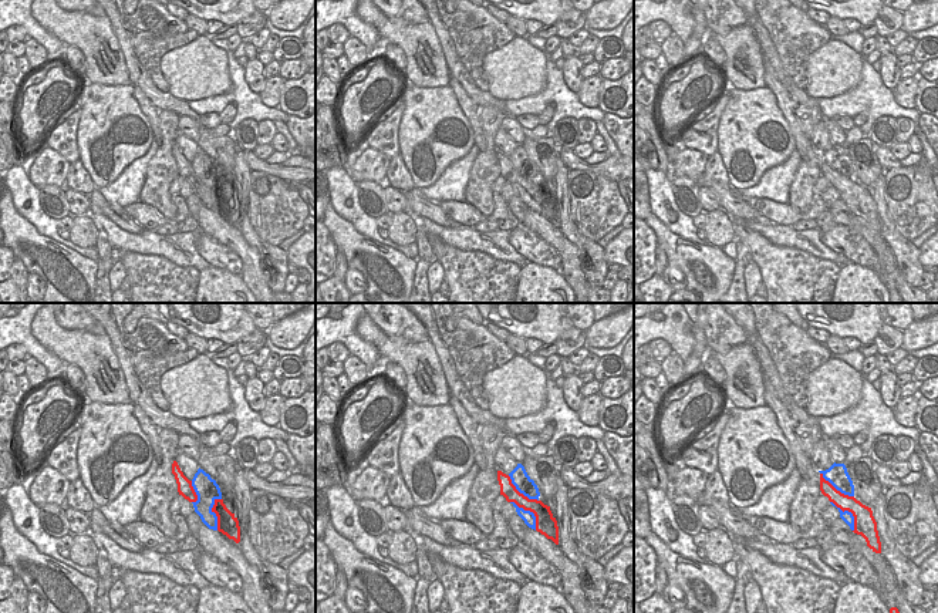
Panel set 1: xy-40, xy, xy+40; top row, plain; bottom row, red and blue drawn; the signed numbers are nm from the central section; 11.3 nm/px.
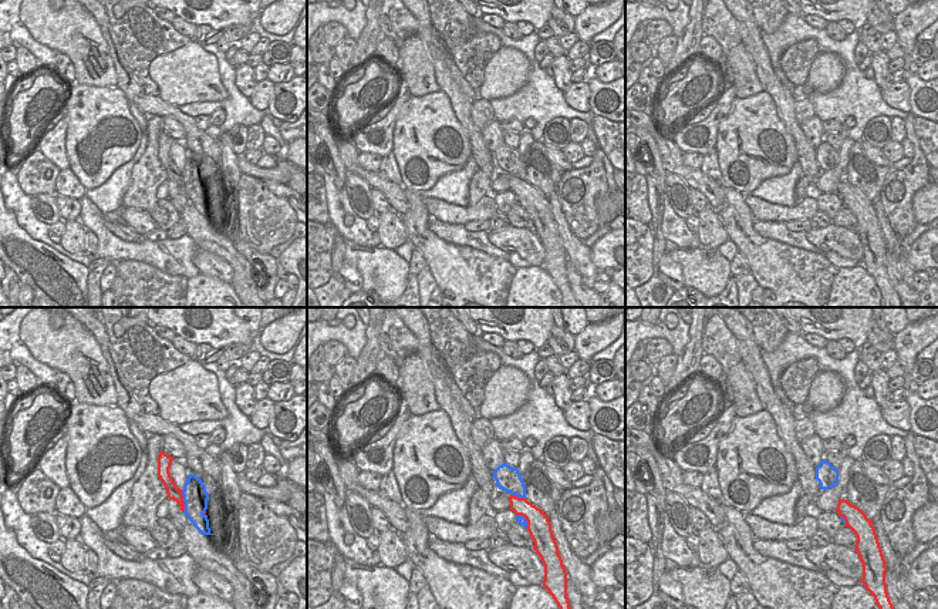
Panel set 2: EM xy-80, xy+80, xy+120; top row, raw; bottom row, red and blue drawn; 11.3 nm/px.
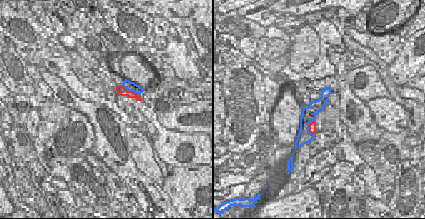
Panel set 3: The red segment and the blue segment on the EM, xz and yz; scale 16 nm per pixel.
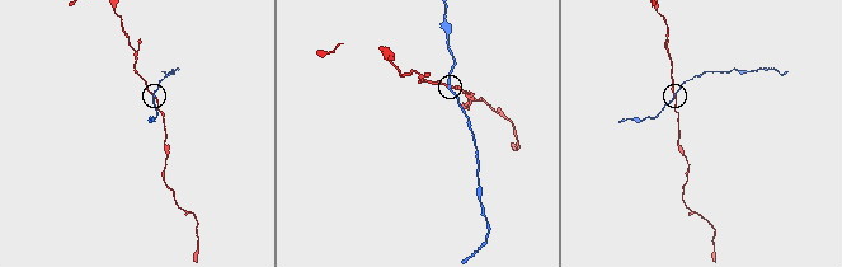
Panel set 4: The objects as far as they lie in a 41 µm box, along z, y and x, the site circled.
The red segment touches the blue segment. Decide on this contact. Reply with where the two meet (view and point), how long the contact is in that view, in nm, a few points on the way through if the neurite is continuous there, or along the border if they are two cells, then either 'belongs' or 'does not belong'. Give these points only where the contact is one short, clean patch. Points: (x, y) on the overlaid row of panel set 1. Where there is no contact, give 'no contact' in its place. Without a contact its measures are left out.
meets red in xy at (530, 511); contact 440 nm long; does not belong

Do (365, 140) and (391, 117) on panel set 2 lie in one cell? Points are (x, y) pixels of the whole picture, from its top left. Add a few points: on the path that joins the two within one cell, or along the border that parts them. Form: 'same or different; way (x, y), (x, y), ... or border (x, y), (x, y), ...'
same; way (375, 145), (384, 141), (385, 127)

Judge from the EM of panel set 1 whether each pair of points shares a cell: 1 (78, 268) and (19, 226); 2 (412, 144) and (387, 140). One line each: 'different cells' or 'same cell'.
1: same cell
2: different cells

